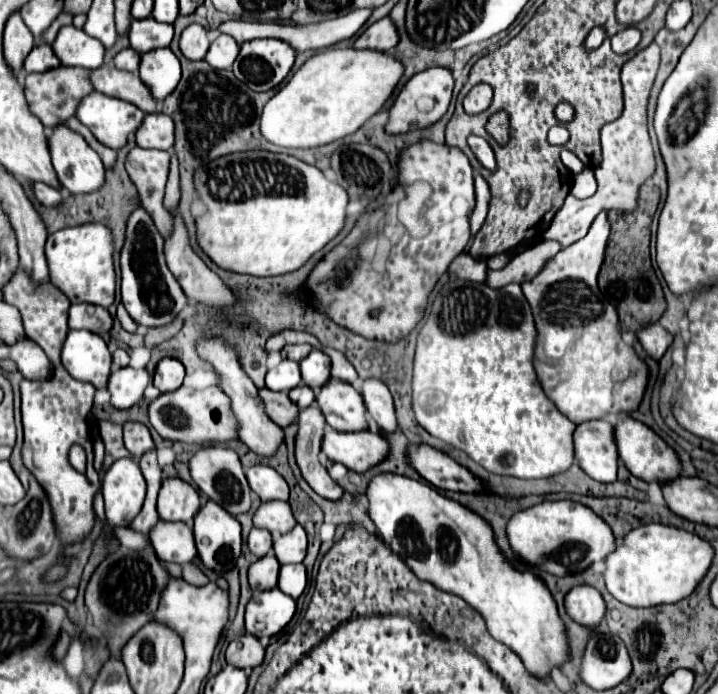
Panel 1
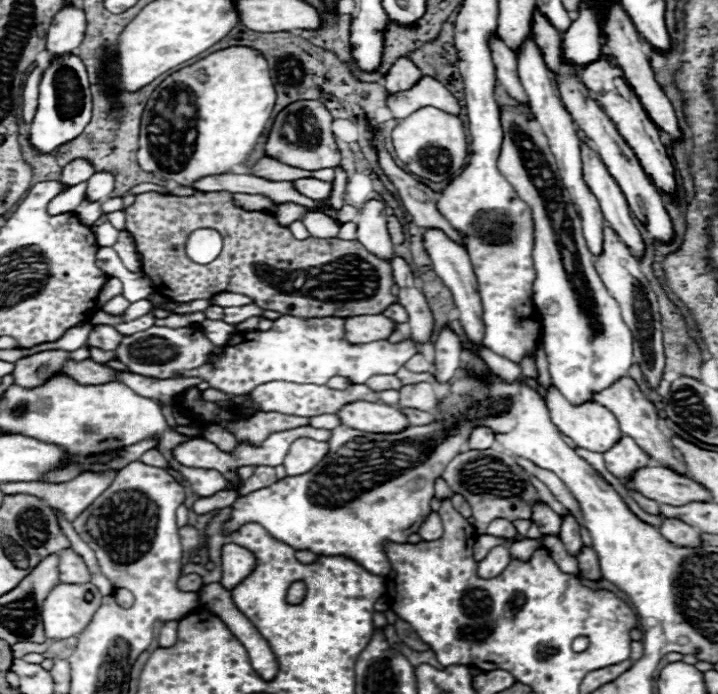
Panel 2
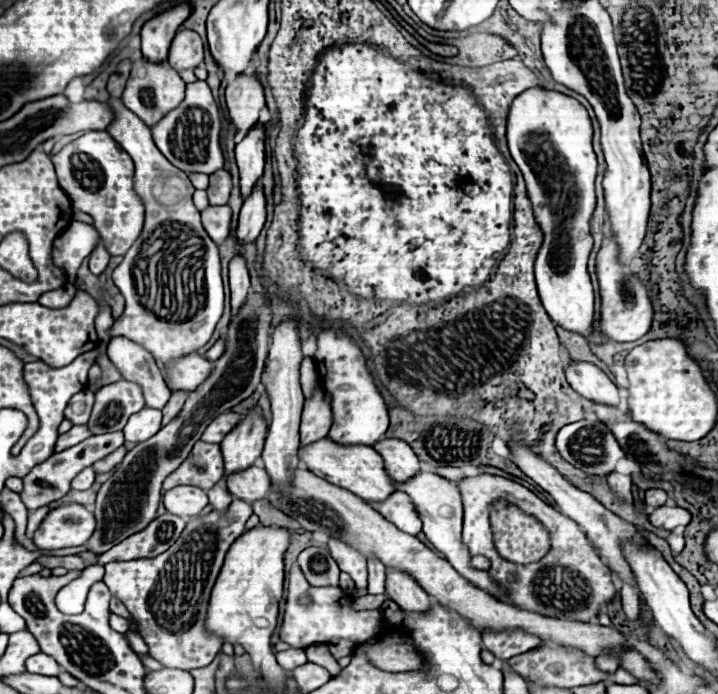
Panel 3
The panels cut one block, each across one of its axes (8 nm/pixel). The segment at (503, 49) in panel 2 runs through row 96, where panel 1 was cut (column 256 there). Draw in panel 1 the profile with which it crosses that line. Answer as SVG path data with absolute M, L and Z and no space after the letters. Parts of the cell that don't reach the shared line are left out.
M272 500L272 502L264 502L256 510L254 526L264 528L272 534L286 534L296 526L296 518L294 518L288 502Z

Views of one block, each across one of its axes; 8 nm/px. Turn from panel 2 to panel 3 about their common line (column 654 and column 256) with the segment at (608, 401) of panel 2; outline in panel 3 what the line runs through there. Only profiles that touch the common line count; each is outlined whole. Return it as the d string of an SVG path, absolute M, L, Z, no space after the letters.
M254 408L248 416L220 442L224 458L224 480L250 468L262 454L266 436L266 422L262 410Z

